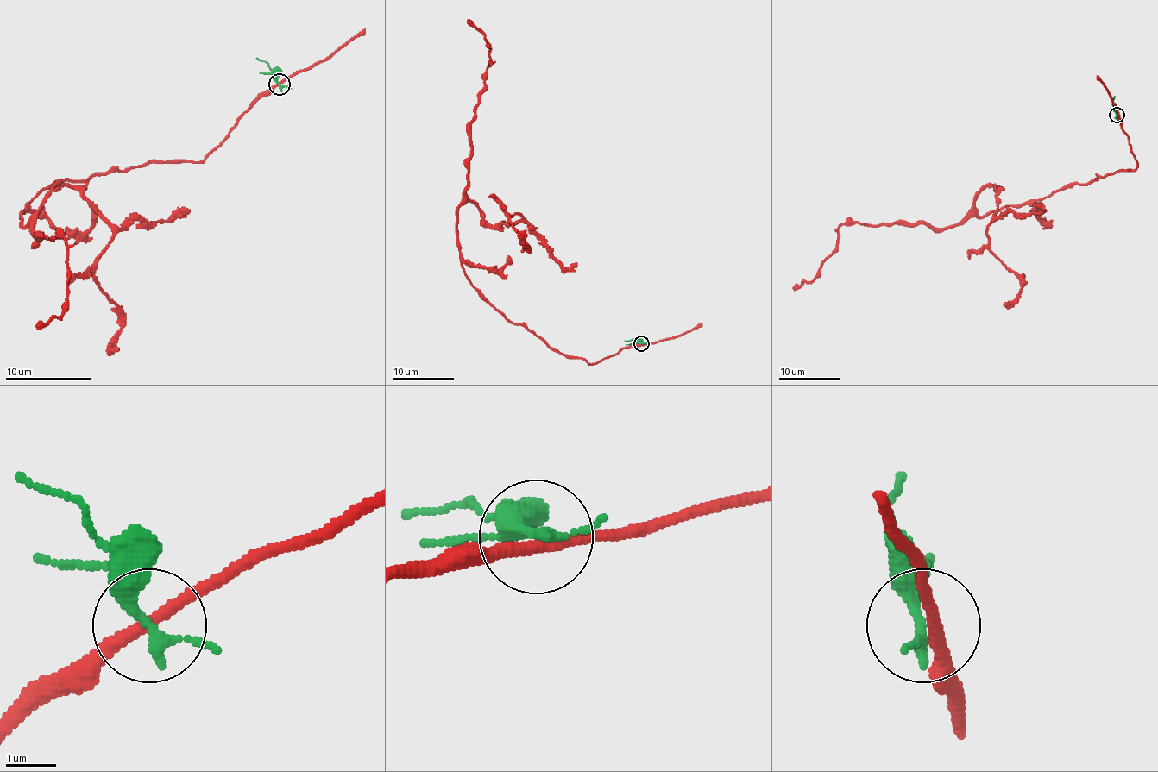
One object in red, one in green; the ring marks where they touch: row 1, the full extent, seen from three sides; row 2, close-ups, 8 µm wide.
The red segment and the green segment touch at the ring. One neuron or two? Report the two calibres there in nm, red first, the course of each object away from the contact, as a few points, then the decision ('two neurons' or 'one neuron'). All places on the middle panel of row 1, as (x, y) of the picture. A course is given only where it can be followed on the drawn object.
240/240 nm | red via (640, 345), (588, 363), (569, 359), (511, 323), (464, 273), (456, 216), (489, 65), (489, 44), (468, 19) | green via (640, 343), (634, 340), (625, 342) | two neurons

